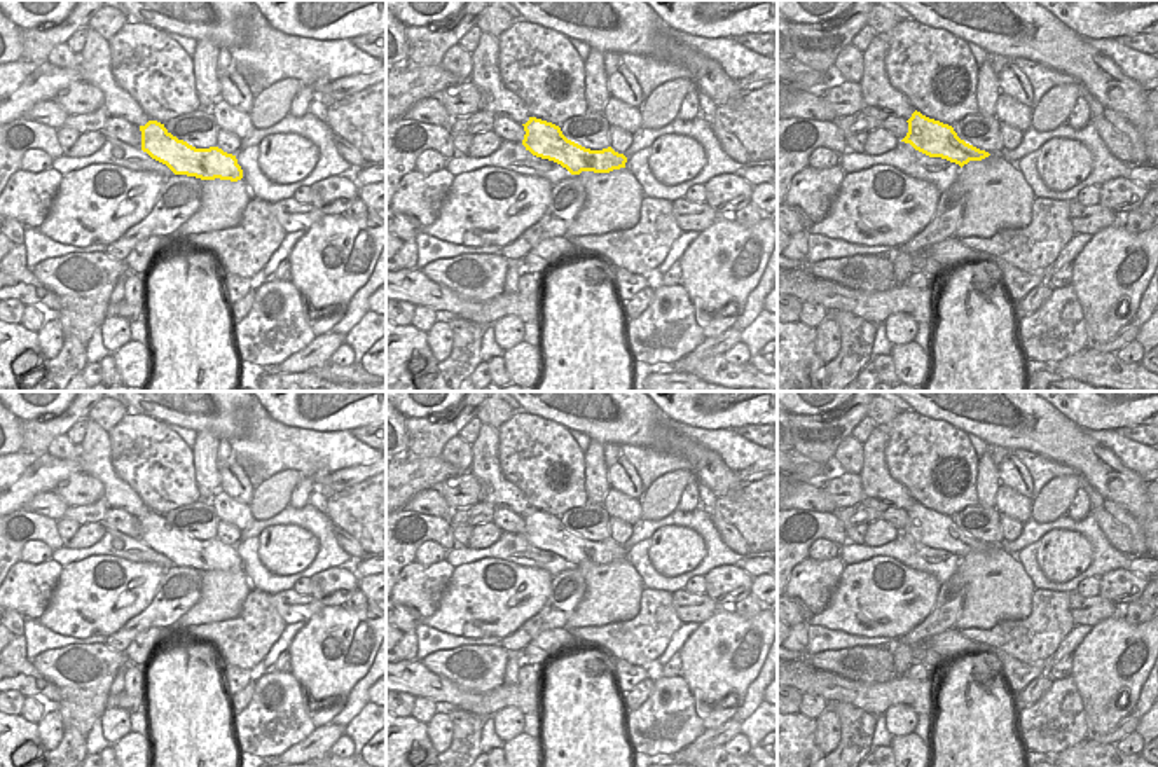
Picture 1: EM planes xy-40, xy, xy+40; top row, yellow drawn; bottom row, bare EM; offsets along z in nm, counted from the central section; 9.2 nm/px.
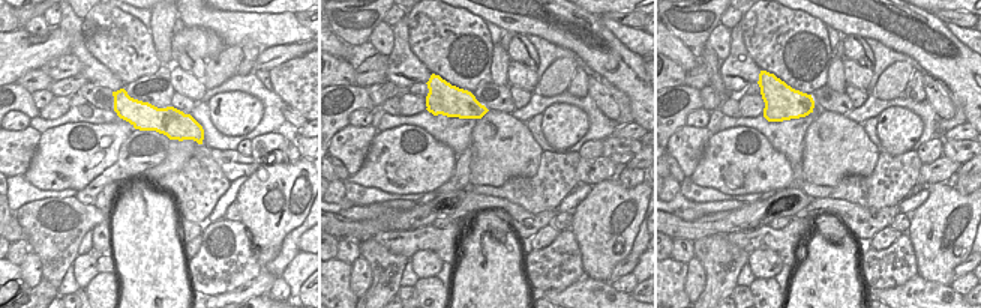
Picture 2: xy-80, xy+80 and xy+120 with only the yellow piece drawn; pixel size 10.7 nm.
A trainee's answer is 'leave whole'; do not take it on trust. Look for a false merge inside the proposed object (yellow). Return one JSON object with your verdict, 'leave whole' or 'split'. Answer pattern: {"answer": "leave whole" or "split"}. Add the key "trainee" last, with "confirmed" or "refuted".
{"answer": "leave whole", "trainee": "confirmed"}

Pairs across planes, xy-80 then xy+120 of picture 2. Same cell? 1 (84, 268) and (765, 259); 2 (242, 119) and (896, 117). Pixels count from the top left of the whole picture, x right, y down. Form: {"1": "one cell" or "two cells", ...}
{"1": "one cell", "2": "one cell"}

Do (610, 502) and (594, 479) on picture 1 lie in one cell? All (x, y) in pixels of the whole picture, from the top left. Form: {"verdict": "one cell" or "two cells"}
{"verdict": "two cells"}

